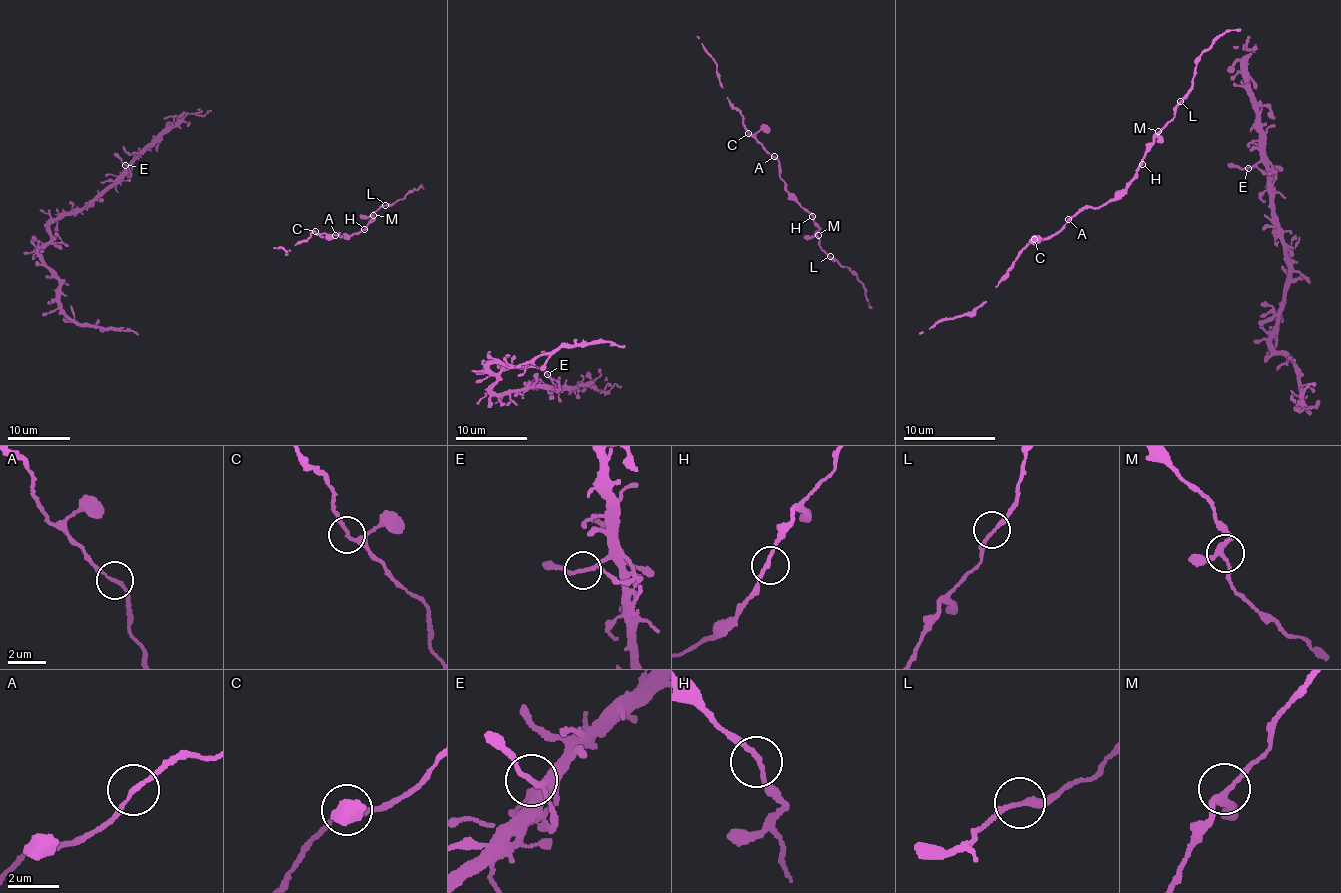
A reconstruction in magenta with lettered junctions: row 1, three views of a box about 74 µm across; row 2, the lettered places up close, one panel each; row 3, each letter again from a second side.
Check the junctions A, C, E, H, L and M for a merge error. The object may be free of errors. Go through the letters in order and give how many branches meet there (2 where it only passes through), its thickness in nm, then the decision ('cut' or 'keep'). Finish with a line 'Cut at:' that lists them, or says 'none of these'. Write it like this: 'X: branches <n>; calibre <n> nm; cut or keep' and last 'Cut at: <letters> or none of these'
A: branches 2; calibre 150 nm; keep
C: branches 3; calibre 150 nm; keep
E: branches 3; calibre 150 nm; keep
H: branches 2; calibre 190 nm; keep
L: branches 2; calibre 200 nm; keep
M: branches 3; calibre 200 nm; keep
Cut at: none of these

